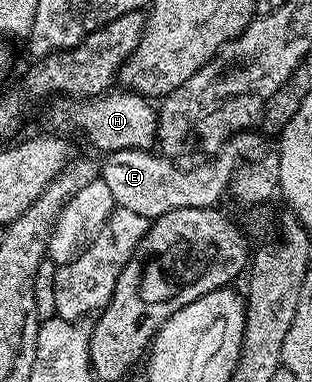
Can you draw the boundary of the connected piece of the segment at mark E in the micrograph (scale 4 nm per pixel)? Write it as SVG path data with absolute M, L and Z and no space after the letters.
M244 132L229 137L216 147L215 158L199 162L182 170L170 157L160 156L151 150L113 150L101 162L101 177L109 184L116 206L129 208L137 216L154 220L177 208L218 207L223 193L228 193L233 175L243 159L258 157L262 153L260 140L253 132Z

